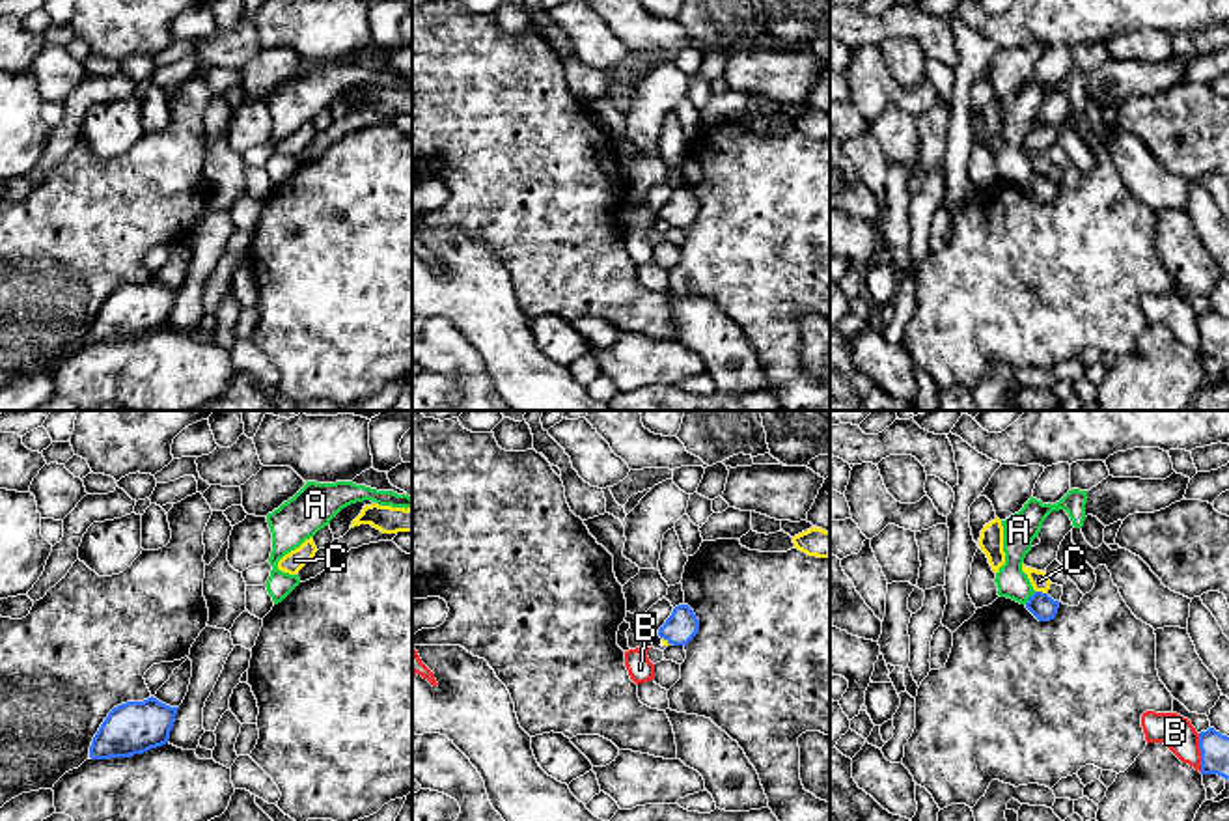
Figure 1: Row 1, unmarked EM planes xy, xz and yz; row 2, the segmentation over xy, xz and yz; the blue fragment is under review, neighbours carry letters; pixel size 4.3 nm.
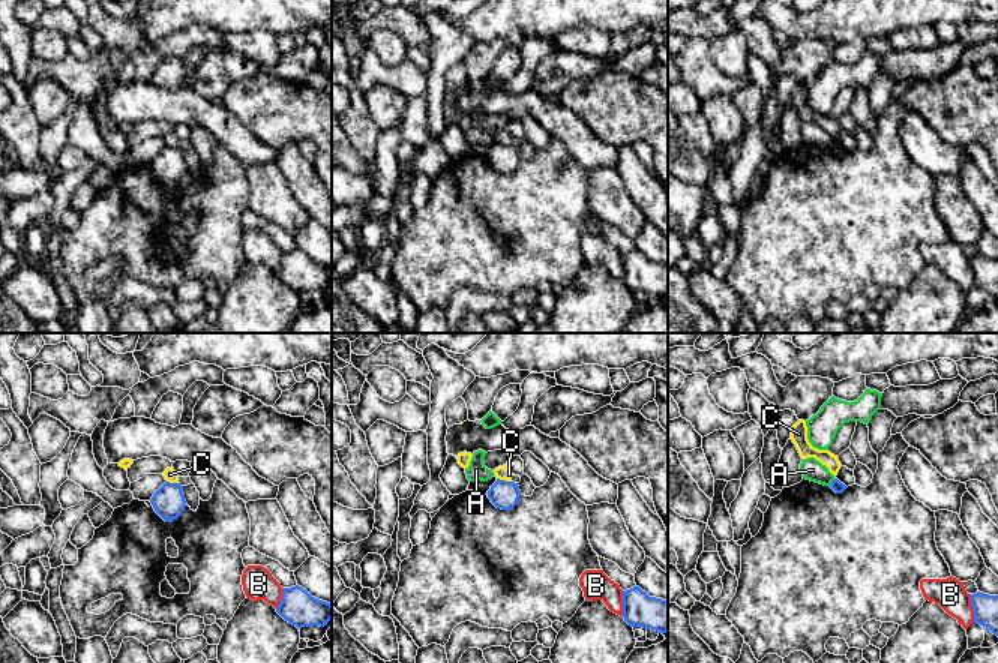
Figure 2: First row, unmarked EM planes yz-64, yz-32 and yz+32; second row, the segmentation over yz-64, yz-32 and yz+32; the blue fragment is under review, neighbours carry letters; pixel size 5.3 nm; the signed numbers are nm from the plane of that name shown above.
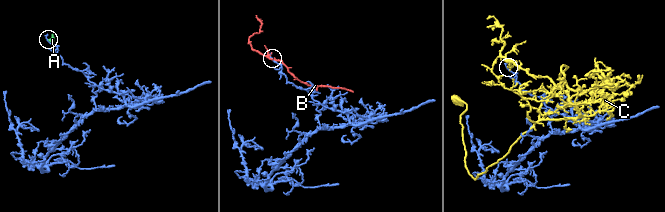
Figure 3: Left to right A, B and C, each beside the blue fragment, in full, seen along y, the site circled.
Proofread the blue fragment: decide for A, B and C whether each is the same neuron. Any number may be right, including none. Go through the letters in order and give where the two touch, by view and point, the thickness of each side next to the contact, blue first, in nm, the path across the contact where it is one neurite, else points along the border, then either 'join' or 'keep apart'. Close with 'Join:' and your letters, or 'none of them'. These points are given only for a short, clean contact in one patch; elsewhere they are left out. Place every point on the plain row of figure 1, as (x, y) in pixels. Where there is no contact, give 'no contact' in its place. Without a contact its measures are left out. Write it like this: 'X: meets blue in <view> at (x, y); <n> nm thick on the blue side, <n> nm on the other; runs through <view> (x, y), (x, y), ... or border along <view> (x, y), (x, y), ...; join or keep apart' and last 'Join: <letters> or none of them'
A: meets blue in yz at (1030, 180); 110 nm thick on the blue side, 140 nm on the other; border along yz (1035, 174), (1024, 185); keep apart
B: meets blue in yz at (1201, 334); 130 nm thick on the blue side, 150 nm on the other; keep apart
C: meets blue in yz at (1041, 174); 110 nm thick on the blue side, 80 nm on the other; border along yz (1035, 172), (1047, 176); keep apart
Join: none of them

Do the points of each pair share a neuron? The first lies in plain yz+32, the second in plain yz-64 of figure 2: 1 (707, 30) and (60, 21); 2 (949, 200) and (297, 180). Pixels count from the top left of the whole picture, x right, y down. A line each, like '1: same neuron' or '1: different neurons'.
1: same neuron
2: different neurons

